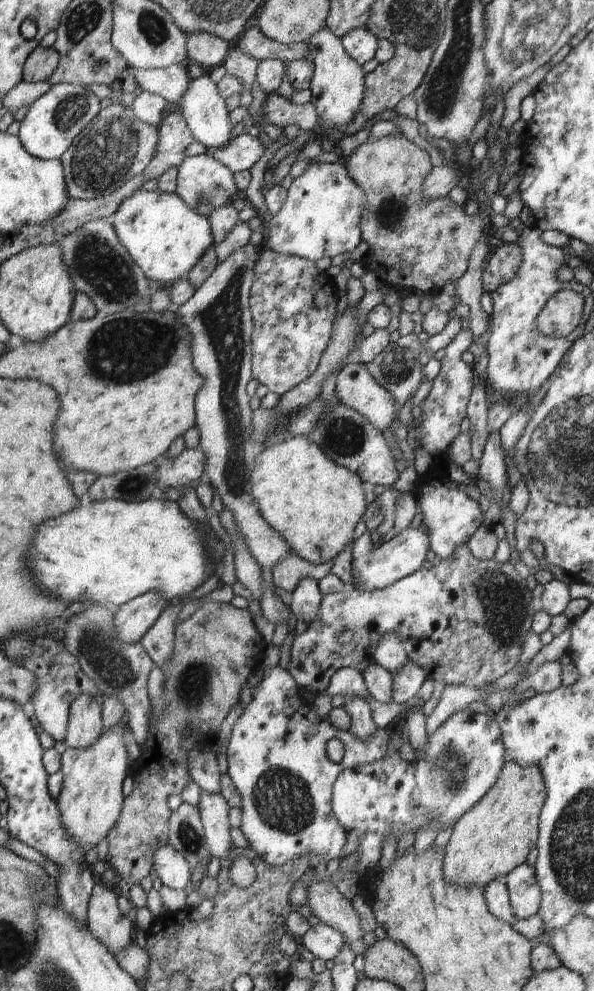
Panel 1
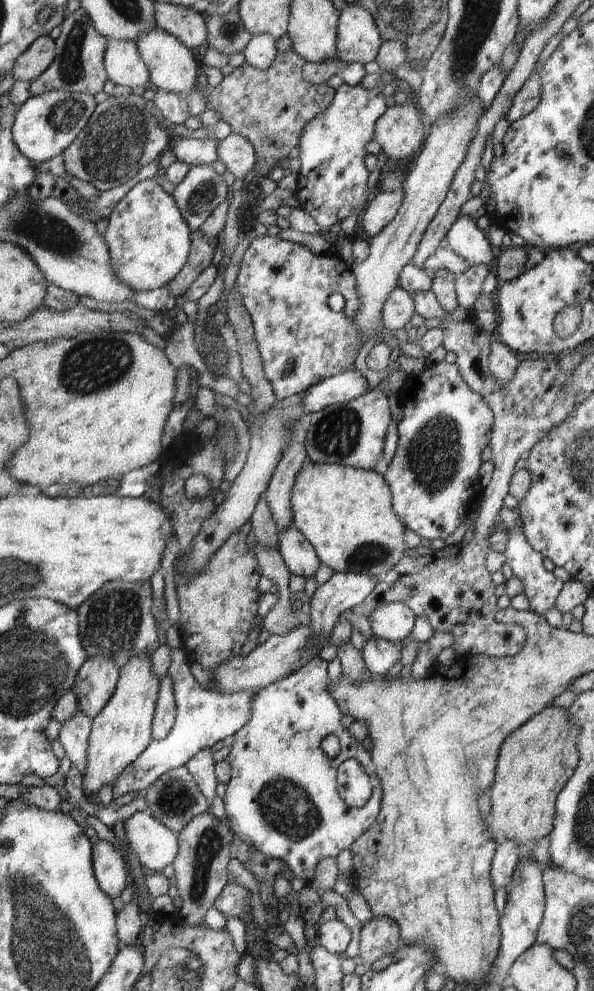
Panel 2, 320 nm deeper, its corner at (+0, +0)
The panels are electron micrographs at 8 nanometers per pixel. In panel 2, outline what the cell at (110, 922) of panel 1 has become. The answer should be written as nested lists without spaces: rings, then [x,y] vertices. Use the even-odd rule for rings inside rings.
[[[99,839],[93,845],[93,871],[99,887],[113,900],[121,895],[128,880],[126,859],[109,841]]]

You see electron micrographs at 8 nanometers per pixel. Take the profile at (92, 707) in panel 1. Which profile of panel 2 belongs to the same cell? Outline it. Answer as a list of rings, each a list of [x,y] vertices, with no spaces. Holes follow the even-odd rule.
[[[94,655],[84,661],[77,678],[75,690],[79,710],[93,720],[114,694],[119,666],[111,658]]]

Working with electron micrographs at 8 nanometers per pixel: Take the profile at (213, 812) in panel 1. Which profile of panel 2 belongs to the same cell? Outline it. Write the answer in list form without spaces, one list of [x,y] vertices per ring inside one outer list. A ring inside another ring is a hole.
[[[211,749],[198,751],[185,765],[196,780],[198,788],[203,792],[209,806],[216,798],[218,779],[215,775],[215,760]]]

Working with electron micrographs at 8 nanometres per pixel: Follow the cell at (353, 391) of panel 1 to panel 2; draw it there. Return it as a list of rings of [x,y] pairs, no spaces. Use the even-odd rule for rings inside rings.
[[[346,371],[312,385],[302,397],[306,416],[338,403],[345,403],[368,392],[368,383],[359,371]]]

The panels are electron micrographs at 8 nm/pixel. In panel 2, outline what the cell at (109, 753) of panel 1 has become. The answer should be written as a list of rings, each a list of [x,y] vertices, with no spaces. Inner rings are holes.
[[[146,653],[130,658],[119,668],[114,694],[91,724],[87,765],[83,776],[83,788],[87,797],[97,799],[96,794],[101,786],[113,786],[123,770],[134,762],[152,741],[151,726],[160,685],[161,677],[153,671],[151,658]]]

